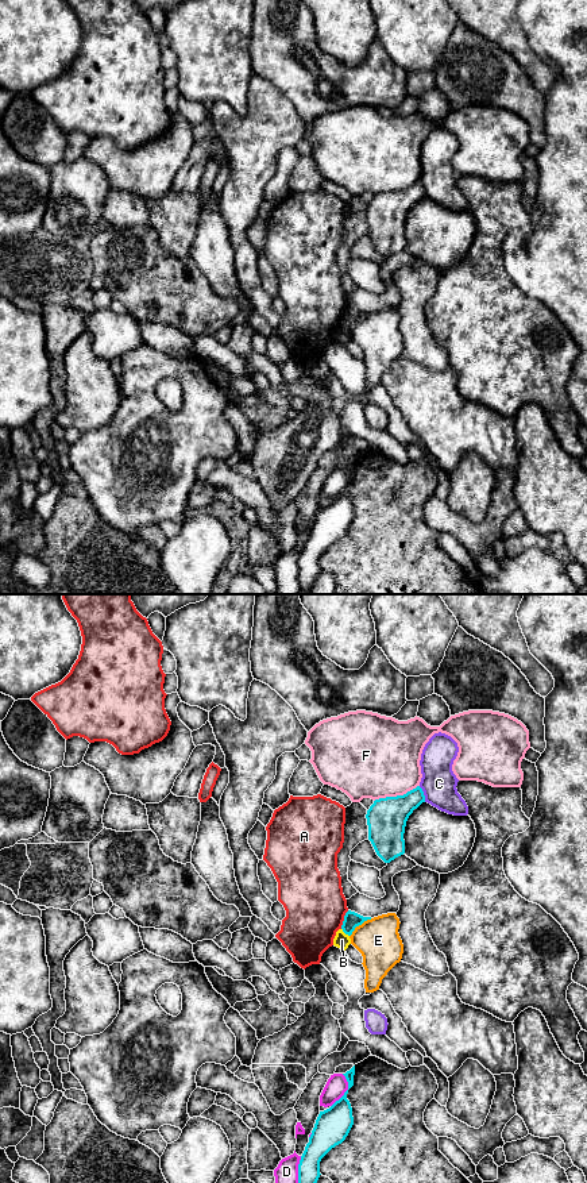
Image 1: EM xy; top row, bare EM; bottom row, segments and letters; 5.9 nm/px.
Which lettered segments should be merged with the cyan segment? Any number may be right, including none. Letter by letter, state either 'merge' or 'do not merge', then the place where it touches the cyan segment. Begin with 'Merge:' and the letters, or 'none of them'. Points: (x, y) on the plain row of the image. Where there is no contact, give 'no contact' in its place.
Merge: none of them
A: do not merge; contact xy (344, 315)
B: do not merge; contact xy (344, 327)
C: do not merge; contact xy (423, 189)
D: do not merge; contact xy (298, 571)
E: do not merge; contact xy (359, 319)
F: do not merge; contact xy (397, 191)

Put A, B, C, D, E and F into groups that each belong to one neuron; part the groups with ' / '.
A / B / C / D / E / F

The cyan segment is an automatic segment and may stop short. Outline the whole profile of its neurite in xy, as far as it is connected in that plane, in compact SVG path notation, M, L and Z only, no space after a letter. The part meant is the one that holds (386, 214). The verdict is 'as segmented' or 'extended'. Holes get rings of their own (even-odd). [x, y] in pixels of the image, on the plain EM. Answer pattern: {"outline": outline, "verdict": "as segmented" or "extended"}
{"outline": "M417 181L403 190L375 194L367 205L368 235L385 258L405 248L406 216L422 197L424 186Z", "verdict": "as segmented"}

